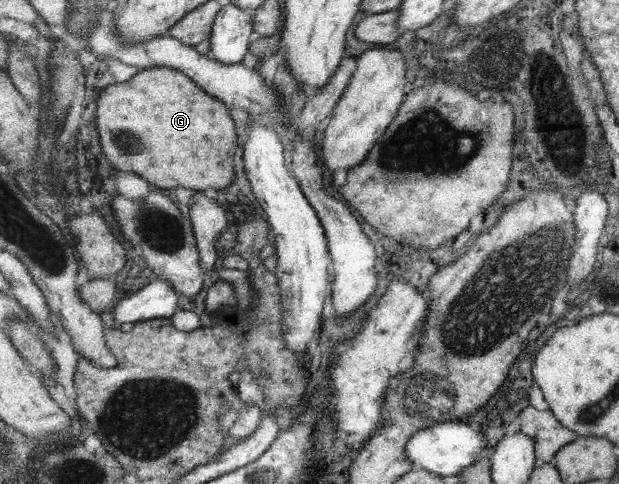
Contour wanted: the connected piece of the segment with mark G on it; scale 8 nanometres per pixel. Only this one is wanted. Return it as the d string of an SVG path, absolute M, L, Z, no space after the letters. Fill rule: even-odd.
M162 66L142 69L132 81L108 87L102 97L99 95L98 113L95 115L94 121L98 125L96 128L100 129L104 153L120 171L146 177L159 188L188 187L195 191L224 189L236 177L234 155L241 147L238 145L233 110L178 69Z

